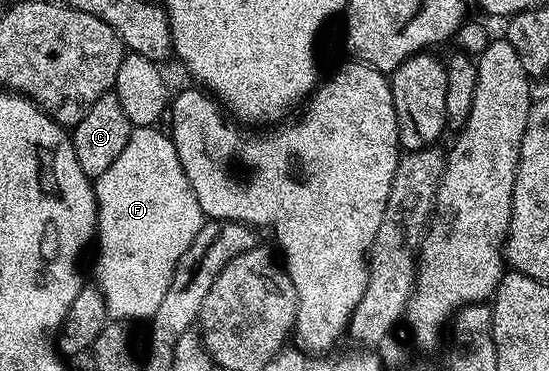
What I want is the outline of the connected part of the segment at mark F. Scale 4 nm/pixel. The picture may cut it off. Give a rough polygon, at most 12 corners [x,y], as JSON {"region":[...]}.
{"region":[[134,127],[95,180],[95,286],[152,319],[207,221],[172,138]]}

